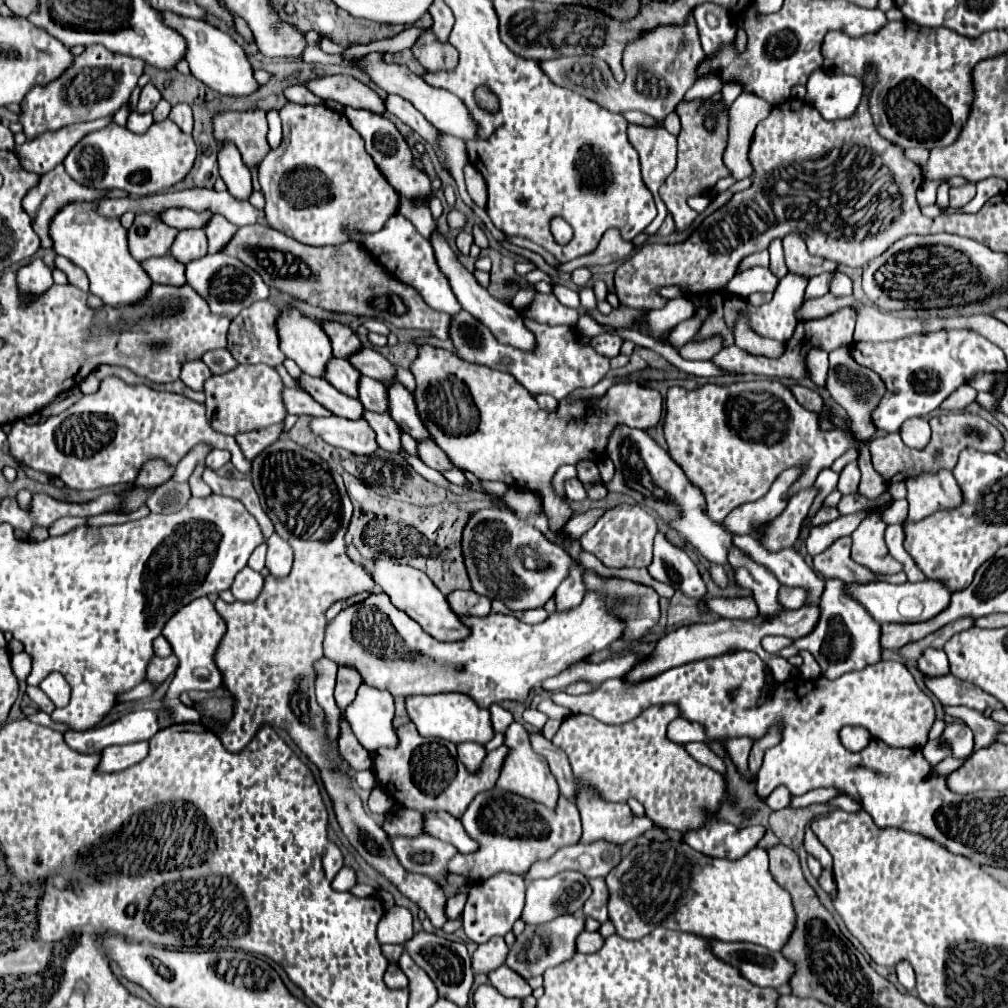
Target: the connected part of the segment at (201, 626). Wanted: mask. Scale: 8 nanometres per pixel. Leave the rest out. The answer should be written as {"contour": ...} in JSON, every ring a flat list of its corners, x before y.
{"contour":[[196,598,188,606,180,608,176,616,172,616,164,630,164,638,170,642,174,656,178,658,178,670,170,682,166,696,162,698,164,710,172,713,174,723,200,723,200,714,192,707,186,707,180,702,180,694,186,690,216,690,222,686,222,674,216,668,214,654,220,646,220,640,226,634,226,622,216,612,214,604,208,598]]}

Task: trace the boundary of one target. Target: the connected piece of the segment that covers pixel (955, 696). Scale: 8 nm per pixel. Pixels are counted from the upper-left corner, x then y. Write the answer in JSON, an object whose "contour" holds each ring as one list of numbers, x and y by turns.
{"contour":[[952,674,938,676,938,678,924,678,924,684,928,690,944,704,944,706,968,706,972,710,1000,710,1002,704,980,690,978,686,958,680]]}

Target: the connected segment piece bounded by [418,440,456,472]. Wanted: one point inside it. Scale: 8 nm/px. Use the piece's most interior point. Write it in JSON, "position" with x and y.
{"position":[429,454]}

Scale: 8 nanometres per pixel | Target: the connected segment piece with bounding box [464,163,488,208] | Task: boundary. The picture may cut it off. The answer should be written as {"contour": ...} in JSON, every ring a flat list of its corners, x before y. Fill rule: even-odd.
{"contour":[[468,163,468,166,464,168,464,176,466,176,466,188,468,188,468,194,472,196,472,200,484,208,486,206,486,182,484,178,478,174,478,170,471,163]]}

